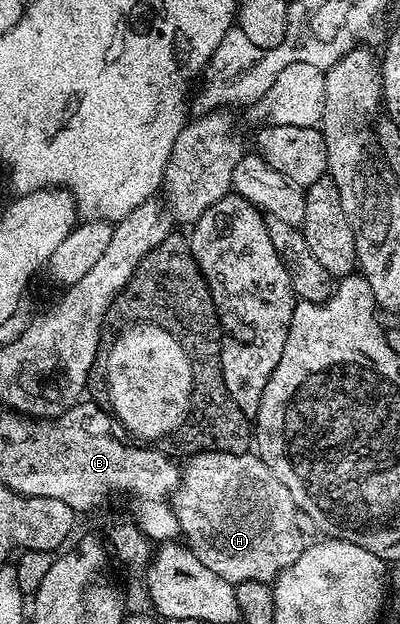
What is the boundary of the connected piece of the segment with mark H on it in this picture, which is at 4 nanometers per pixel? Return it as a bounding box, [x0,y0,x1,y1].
[171,452,303,582]

